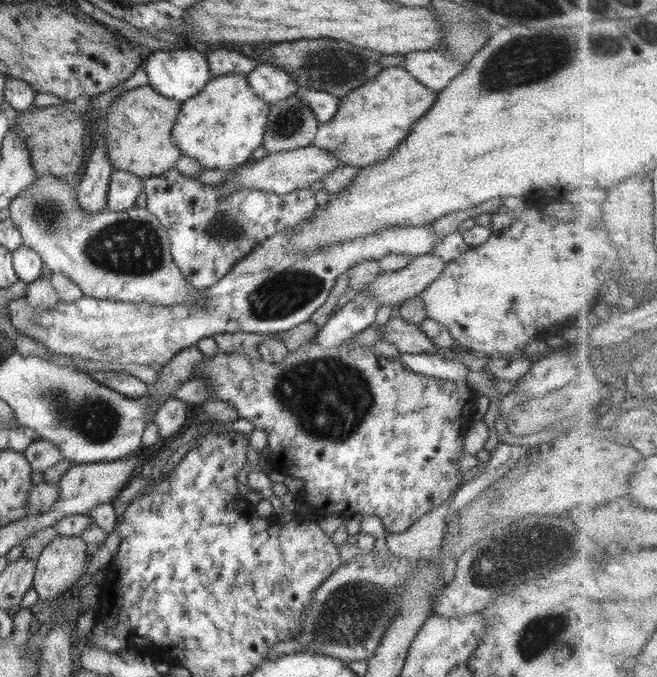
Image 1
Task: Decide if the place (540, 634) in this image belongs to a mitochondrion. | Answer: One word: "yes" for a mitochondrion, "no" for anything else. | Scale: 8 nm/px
yes

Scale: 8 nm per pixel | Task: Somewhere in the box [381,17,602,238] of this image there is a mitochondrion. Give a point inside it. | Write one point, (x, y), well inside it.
(519, 61)

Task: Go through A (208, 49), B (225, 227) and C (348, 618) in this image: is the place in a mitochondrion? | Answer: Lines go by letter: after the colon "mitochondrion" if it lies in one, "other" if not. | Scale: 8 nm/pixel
A: other
B: mitochondrion
C: mitochondrion

